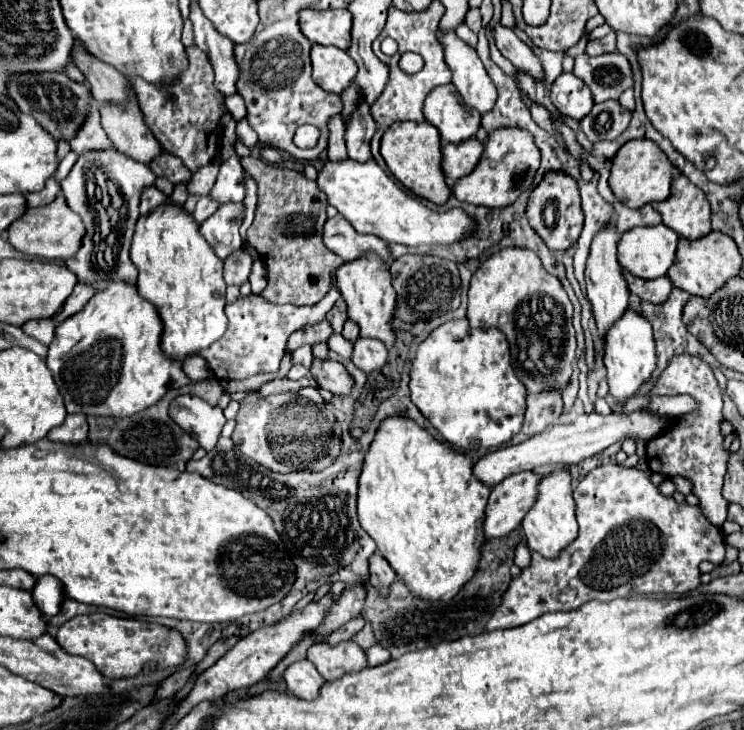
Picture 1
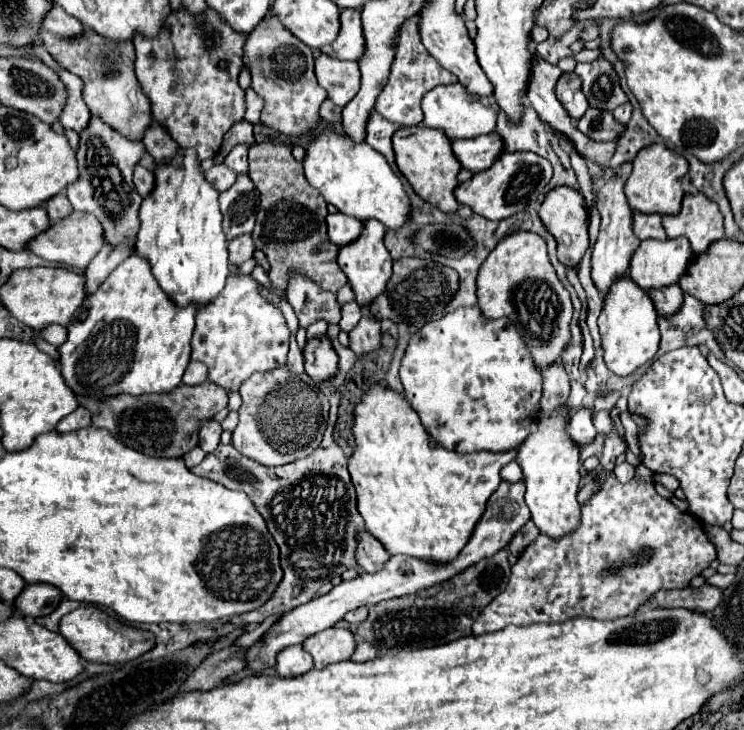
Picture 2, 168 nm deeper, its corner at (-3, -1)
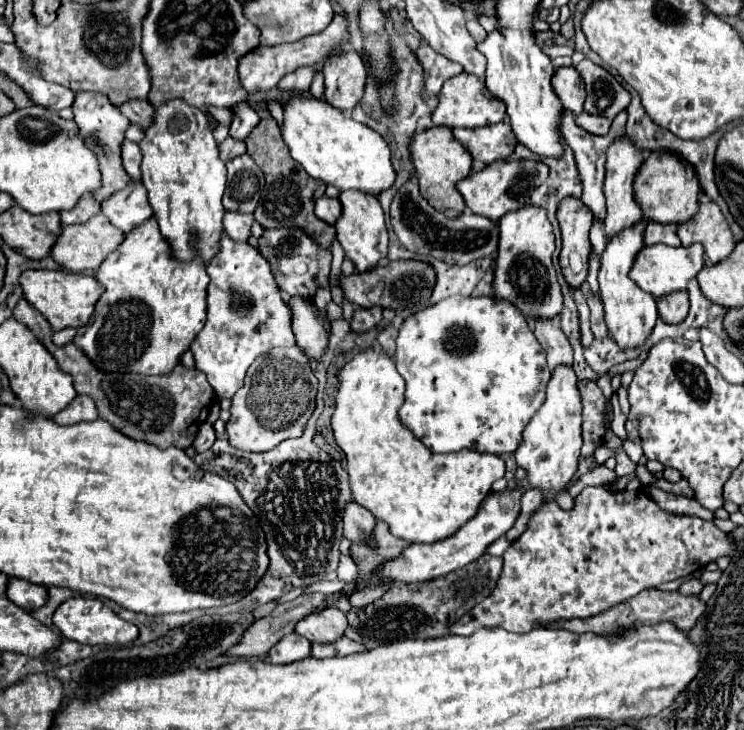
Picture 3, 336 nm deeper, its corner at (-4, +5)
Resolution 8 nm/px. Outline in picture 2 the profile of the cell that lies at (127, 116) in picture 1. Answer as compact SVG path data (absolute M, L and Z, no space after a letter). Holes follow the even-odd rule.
M85 28L81 36L73 38L57 36L45 30L41 30L39 36L47 52L59 66L77 74L83 80L83 100L87 108L101 116L101 120L107 120L107 124L113 124L117 132L125 132L125 136L129 136L131 140L141 140L141 132L151 124L151 108L149 98L141 90L141 84L133 70L135 64L133 40L115 42L89 28Z

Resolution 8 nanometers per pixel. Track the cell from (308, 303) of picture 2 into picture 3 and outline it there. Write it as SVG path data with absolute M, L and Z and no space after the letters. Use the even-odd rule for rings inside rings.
M300 228L264 230L260 238L260 254L270 262L278 288L284 290L288 296L312 300L318 288L330 288L328 274L330 274L332 254L328 250L318 248L318 244L312 238L308 238Z

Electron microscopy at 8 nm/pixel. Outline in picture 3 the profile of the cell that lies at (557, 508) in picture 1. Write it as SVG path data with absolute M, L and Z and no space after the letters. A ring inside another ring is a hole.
M558 366L558 370L554 370L548 382L546 402L540 406L536 416L526 426L522 442L516 450L516 462L520 468L526 470L526 482L534 490L542 492L544 504L556 502L556 496L560 492L566 492L566 488L572 484L574 474L578 472L578 460L582 448L580 412L582 412L582 404L576 388L576 374L572 368Z

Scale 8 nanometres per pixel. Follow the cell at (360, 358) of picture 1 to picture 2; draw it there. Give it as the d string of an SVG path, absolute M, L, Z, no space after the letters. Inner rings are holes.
M363 312L359 324L349 332L349 348L357 356L361 356L377 350L379 344L381 344L381 322L369 316L369 312Z

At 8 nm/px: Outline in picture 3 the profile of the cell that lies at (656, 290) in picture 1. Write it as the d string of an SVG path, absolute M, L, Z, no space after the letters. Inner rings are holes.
M682 290L682 294L672 294L670 298L658 298L658 312L660 318L668 324L678 324L686 318L690 308L688 292Z

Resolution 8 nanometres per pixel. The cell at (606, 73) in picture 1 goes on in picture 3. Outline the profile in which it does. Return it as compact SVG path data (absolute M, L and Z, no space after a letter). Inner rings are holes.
M584 58L576 70L580 72L586 84L586 112L600 114L606 118L614 118L620 110L630 104L630 94L622 88L622 84L604 68L596 66L588 58Z

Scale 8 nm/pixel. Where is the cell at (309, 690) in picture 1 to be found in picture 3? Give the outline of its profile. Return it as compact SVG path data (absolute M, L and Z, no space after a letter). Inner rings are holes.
M292 632L290 636L284 636L276 646L272 646L270 656L268 660L272 660L274 664L292 664L304 660L310 656L310 642L300 634Z

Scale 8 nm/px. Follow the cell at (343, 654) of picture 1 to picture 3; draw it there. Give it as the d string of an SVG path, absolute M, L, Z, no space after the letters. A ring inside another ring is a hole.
M326 608L322 610L320 614L310 614L306 618L302 618L298 624L296 624L296 632L304 638L308 638L310 642L336 642L338 638L344 636L346 632L346 616L338 610L338 608Z

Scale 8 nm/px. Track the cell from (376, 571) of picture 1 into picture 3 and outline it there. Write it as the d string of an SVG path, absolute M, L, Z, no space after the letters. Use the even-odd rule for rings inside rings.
M350 502L344 510L344 536L350 542L374 542L376 518L360 504Z

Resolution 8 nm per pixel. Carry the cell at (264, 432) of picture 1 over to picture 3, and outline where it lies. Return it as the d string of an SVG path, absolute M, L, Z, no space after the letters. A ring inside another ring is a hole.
M298 346L270 350L266 356L254 360L244 386L232 398L232 418L226 424L228 442L240 450L266 452L288 438L300 438L316 408L316 392L318 380Z

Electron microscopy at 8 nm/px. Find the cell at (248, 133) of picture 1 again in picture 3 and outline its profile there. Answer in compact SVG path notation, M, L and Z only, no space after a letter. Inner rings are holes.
M336 14L332 24L316 36L308 36L306 40L294 42L294 44L280 44L280 46L260 46L254 48L252 52L248 52L238 66L240 72L240 82L246 82L246 90L250 94L254 92L268 92L272 90L278 80L286 74L286 70L294 70L298 66L308 66L308 64L318 64L322 62L326 56L330 56L334 50L338 50L338 46L342 46L346 40L350 40L350 32L348 32L348 20L344 14Z

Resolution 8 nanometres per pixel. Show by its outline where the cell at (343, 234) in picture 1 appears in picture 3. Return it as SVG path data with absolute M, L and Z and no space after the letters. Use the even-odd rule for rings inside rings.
M322 196L316 200L316 216L328 224L336 224L342 216L342 204L338 200Z

